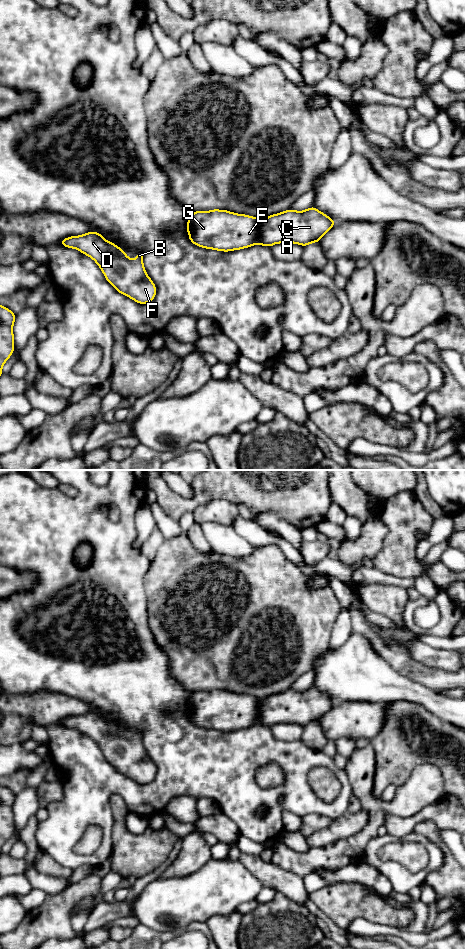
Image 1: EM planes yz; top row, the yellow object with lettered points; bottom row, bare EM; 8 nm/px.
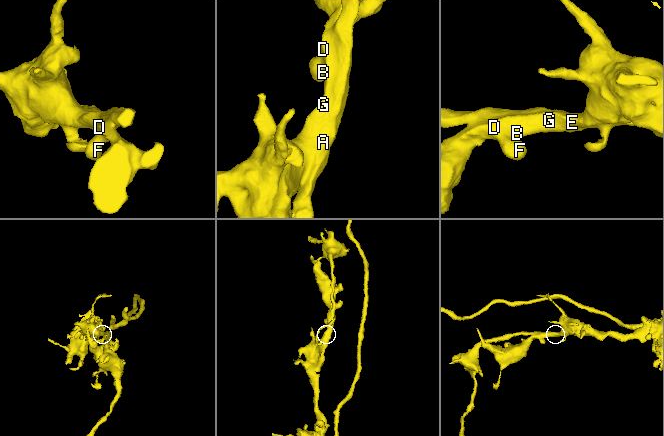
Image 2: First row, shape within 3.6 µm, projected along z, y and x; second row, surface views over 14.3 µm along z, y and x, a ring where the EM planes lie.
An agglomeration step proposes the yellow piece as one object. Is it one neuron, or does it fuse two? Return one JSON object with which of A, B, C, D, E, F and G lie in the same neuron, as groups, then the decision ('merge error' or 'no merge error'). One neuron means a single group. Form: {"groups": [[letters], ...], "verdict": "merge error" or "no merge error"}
{"groups": [["A", "B", "C", "D", "E", "F", "G"]], "verdict": "no merge error"}

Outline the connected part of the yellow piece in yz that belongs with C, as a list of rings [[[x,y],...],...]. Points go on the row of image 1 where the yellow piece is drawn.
[[[313,206],[304,211],[288,209],[264,219],[213,209],[194,211],[187,221],[187,232],[189,240],[199,247],[228,252],[248,248],[257,243],[267,247],[278,243],[295,243],[305,247],[310,243],[317,243],[335,223]]]

